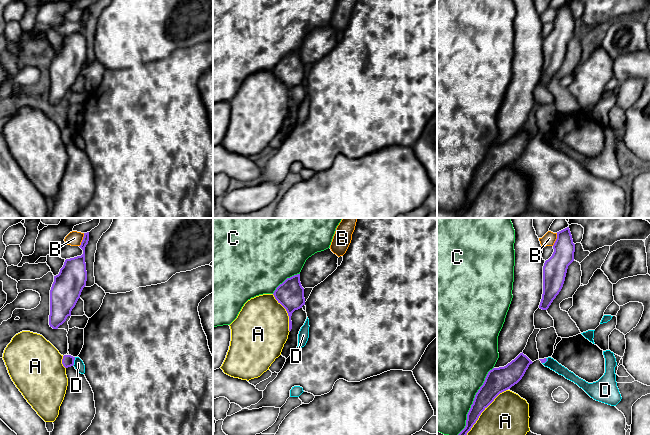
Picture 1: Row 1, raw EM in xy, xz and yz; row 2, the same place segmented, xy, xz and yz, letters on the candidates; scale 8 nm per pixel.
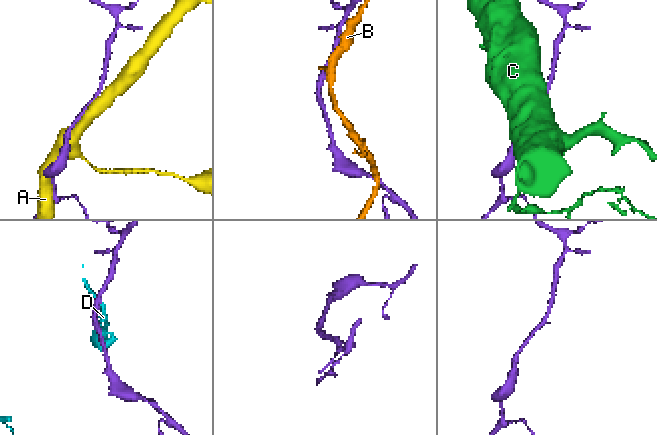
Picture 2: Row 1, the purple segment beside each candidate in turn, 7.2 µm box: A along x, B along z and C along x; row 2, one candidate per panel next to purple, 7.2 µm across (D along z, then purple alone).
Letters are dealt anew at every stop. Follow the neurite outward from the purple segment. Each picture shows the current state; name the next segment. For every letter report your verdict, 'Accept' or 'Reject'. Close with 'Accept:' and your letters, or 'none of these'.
A: Reject
B: Reject
C: Reject
D: Reject
Accept: none of these

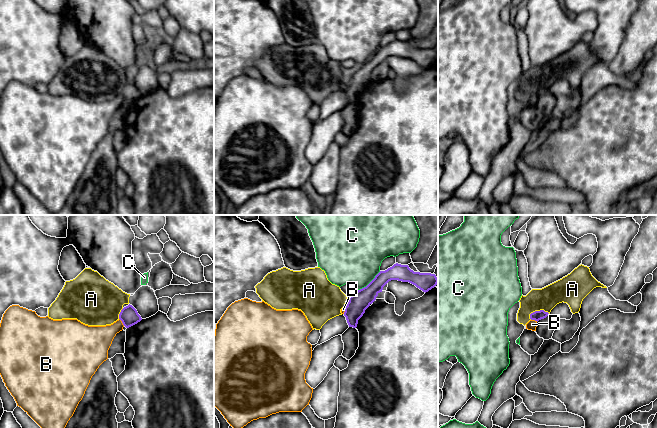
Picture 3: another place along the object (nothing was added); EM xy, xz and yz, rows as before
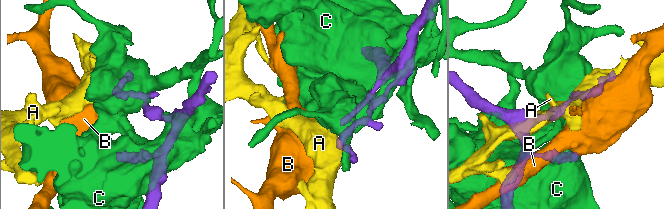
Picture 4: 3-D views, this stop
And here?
A: Reject
B: Reject
C: Reject
Accept: none of these

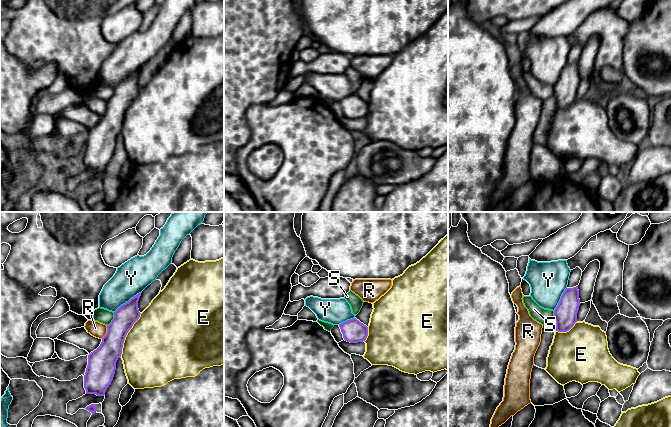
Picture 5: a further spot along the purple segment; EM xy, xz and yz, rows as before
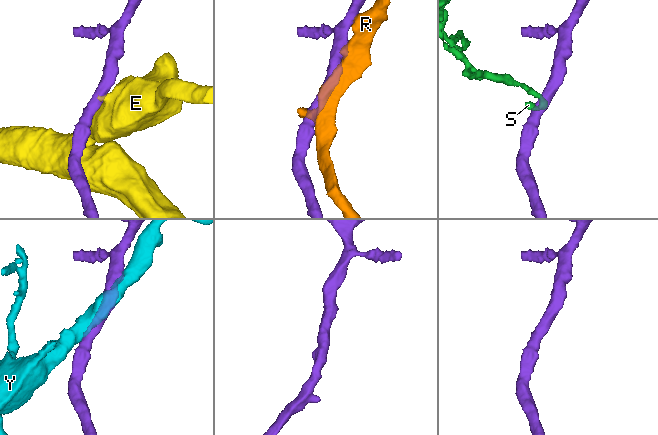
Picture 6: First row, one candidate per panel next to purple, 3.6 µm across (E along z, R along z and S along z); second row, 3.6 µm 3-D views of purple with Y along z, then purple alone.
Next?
E: Reject
R: Reject
S: Reject
Y: Reject
Accept: none of these

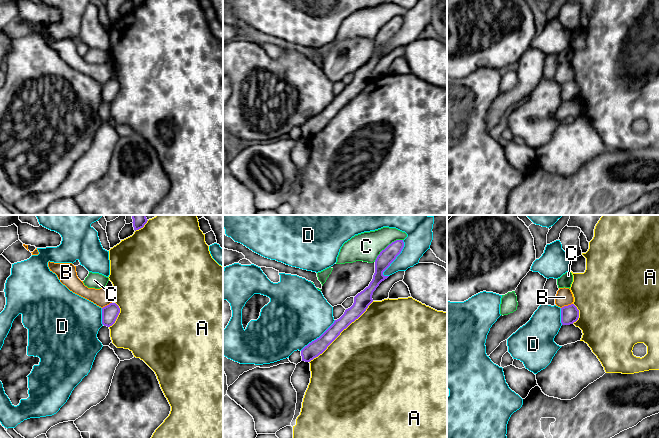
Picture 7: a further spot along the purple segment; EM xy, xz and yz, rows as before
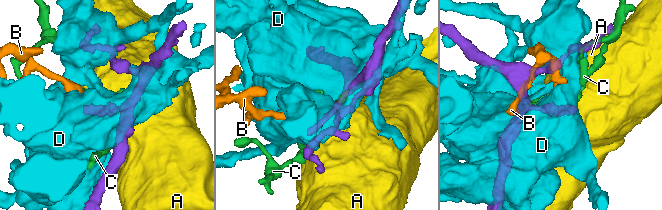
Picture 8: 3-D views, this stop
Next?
A: Reject
B: Reject
C: Reject
D: Reject
Accept: none of these

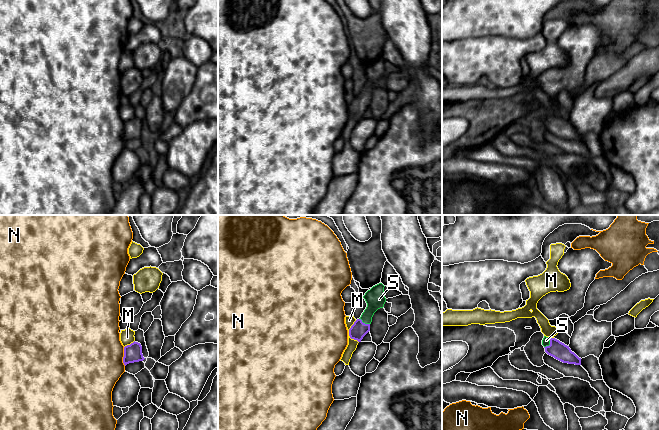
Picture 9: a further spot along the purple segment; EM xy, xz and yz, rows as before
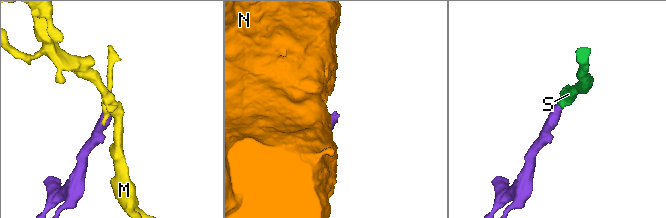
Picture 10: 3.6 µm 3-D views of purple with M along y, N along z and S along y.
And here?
M: Reject
N: Reject
S: Accept
Accept: S

